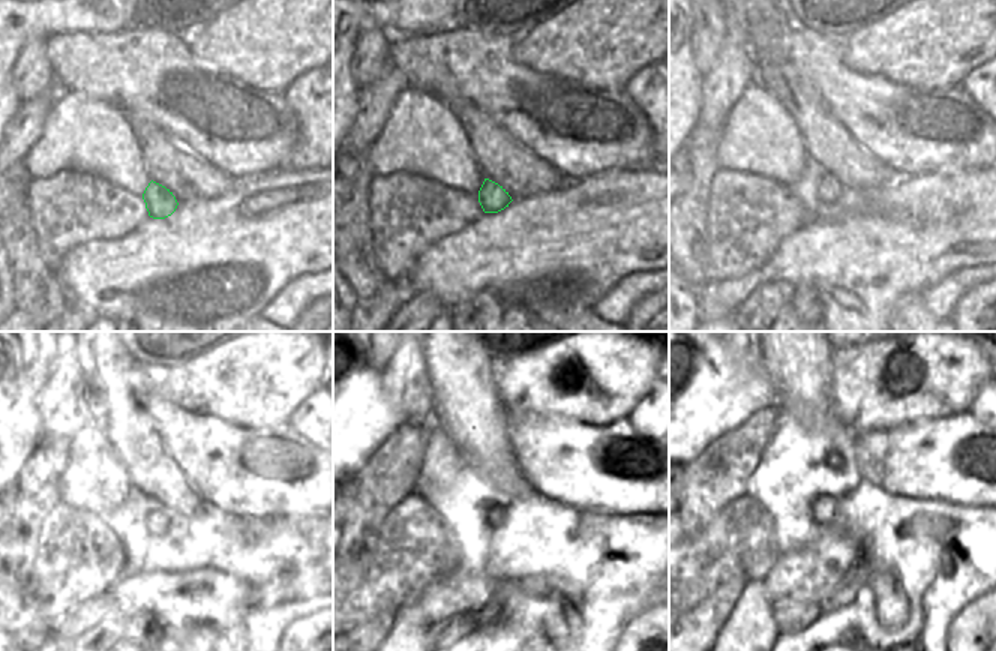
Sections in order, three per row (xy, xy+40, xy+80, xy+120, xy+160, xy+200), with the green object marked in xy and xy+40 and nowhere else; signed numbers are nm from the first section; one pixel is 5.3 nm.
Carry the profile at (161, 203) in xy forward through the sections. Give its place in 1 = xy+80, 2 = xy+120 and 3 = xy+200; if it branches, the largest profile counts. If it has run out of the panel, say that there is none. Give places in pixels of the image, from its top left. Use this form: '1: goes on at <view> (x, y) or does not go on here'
1: goes on at xy+80 (828, 189)
2: goes on at xy+120 (161, 519)
3: goes on at xy+200 (825, 507)

